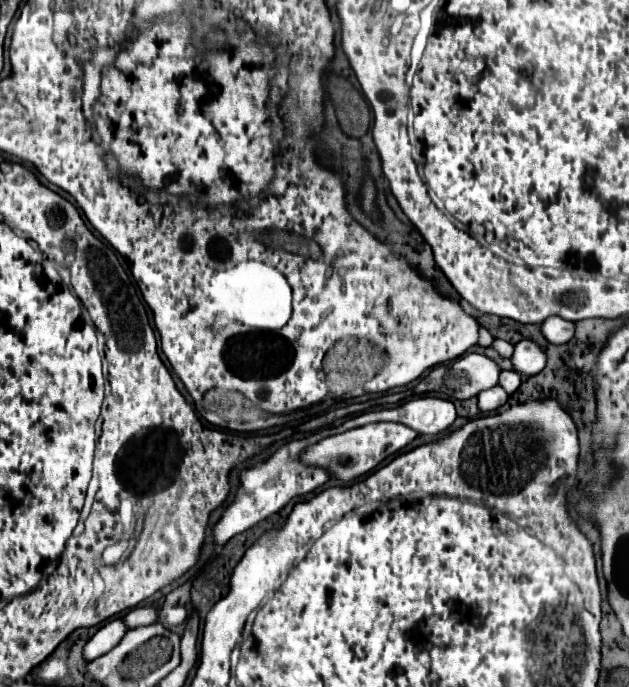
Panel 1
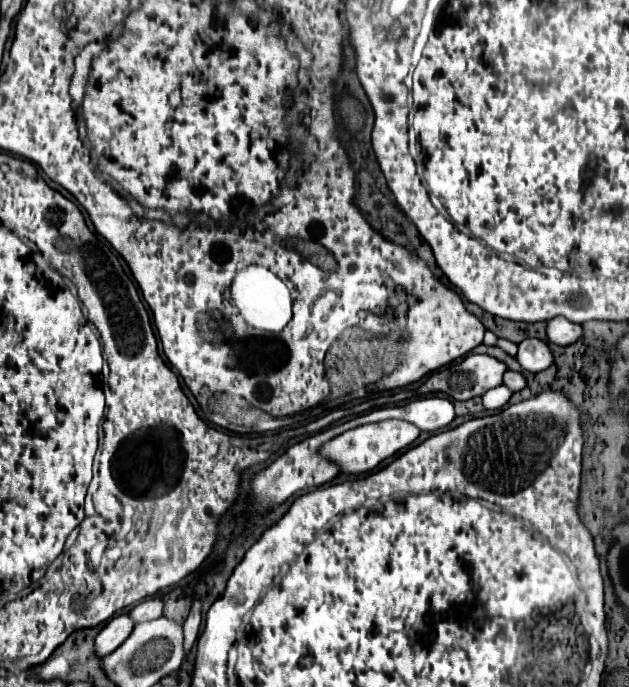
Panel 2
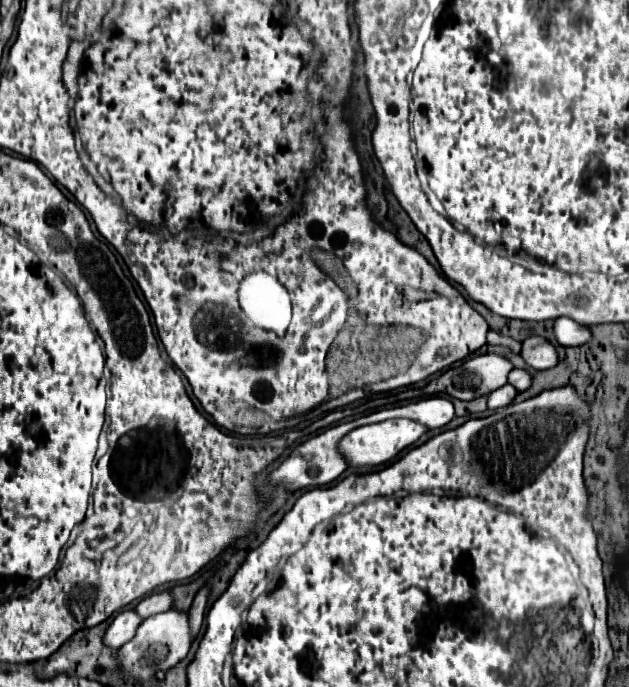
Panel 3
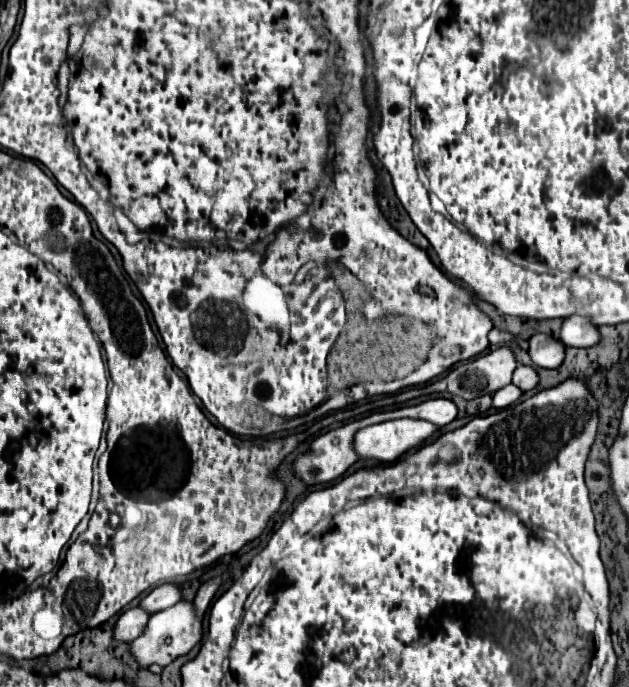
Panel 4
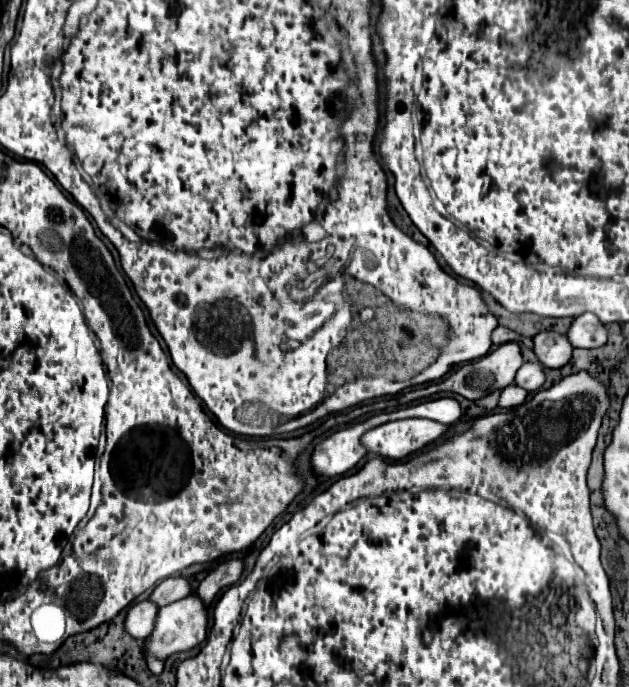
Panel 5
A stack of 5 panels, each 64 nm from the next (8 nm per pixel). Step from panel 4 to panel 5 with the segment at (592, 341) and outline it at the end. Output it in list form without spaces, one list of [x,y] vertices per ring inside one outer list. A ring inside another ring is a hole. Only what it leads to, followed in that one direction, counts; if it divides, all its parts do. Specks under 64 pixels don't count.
[[[586,312],[572,322],[568,338],[576,348],[600,348],[608,342],[608,330],[596,314]]]

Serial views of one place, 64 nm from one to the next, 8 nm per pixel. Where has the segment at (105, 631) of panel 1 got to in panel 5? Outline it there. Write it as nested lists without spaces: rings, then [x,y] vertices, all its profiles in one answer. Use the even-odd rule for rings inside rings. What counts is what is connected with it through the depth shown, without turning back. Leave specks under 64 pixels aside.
[[[144,600],[144,602],[134,604],[128,610],[128,616],[126,616],[126,632],[132,634],[138,640],[142,640],[148,634],[152,634],[152,628],[154,628],[154,622],[156,622],[156,616],[158,616],[158,610],[160,608],[156,608],[156,604],[150,602],[150,600]]]

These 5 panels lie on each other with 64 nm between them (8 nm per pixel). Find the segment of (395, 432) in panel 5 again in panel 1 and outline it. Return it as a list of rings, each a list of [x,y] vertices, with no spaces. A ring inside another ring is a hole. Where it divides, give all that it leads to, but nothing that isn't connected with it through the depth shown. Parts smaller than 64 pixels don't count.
[[[376,422],[376,424],[352,428],[350,432],[342,432],[342,434],[320,440],[318,444],[304,450],[302,460],[306,464],[326,468],[332,478],[338,478],[342,482],[350,482],[350,480],[360,478],[360,476],[368,474],[370,470],[374,470],[382,460],[386,460],[388,456],[392,456],[398,450],[402,450],[404,446],[408,446],[416,436],[418,436],[418,432],[414,432],[412,428],[408,428],[404,424]]]

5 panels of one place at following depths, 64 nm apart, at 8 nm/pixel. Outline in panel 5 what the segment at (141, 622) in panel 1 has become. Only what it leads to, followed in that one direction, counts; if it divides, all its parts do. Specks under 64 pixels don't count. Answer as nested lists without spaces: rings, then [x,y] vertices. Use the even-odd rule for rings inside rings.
[[[176,576],[176,578],[166,578],[164,582],[160,582],[160,586],[156,586],[156,590],[152,592],[150,600],[156,602],[158,606],[166,606],[180,598],[186,598],[190,592],[192,592],[190,582],[182,576]]]

